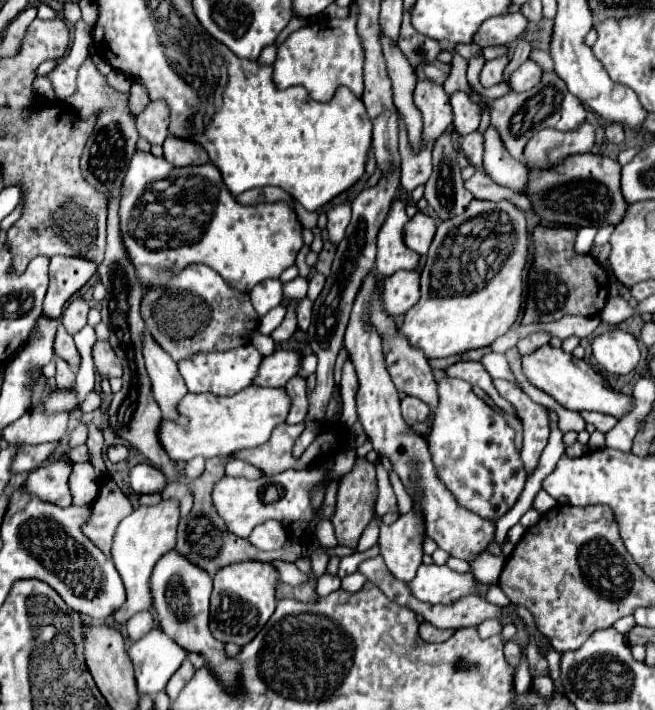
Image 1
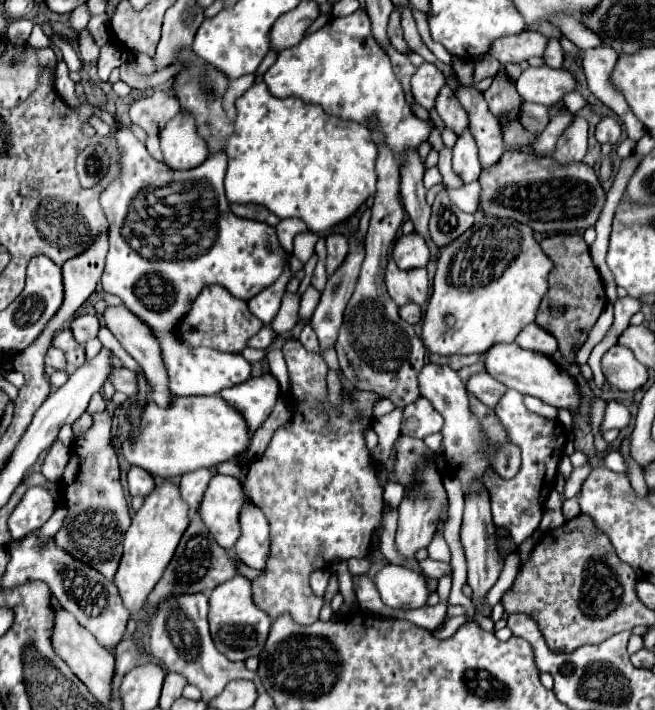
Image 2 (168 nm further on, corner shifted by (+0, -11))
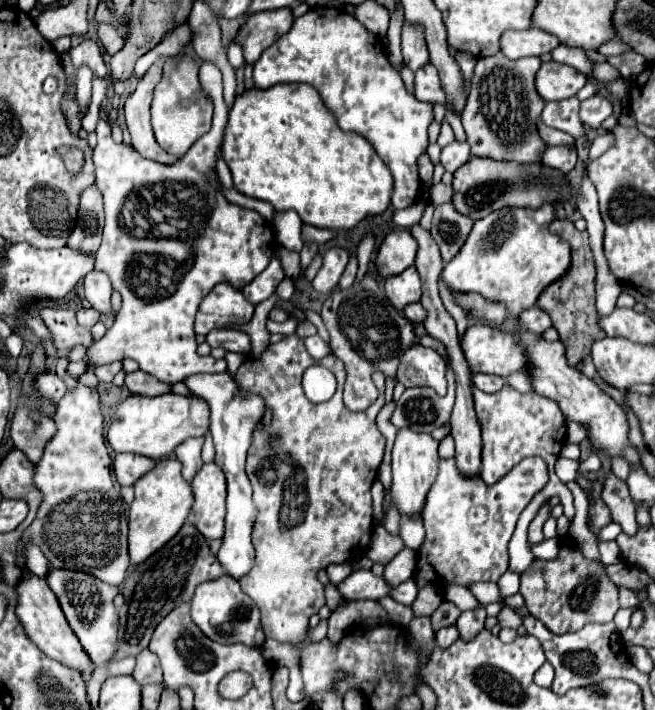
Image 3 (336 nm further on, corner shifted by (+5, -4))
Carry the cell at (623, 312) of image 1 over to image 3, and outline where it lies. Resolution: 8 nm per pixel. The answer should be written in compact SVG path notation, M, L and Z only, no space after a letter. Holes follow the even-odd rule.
M535 306L535 308L527 308L521 312L519 324L523 324L523 328L531 328L531 332L543 334L551 326L551 318L547 312L543 312L539 306Z

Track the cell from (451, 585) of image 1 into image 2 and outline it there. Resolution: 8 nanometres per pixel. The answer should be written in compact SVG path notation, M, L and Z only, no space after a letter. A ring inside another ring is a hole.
M386 565L376 575L374 583L382 601L394 609L426 607L426 601L432 595L424 575L400 565Z

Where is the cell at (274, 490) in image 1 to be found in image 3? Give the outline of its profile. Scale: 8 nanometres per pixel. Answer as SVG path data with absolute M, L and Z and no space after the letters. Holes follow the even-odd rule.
M203 464L191 482L195 504L189 512L189 522L207 538L221 538L225 530L225 476L215 464Z

